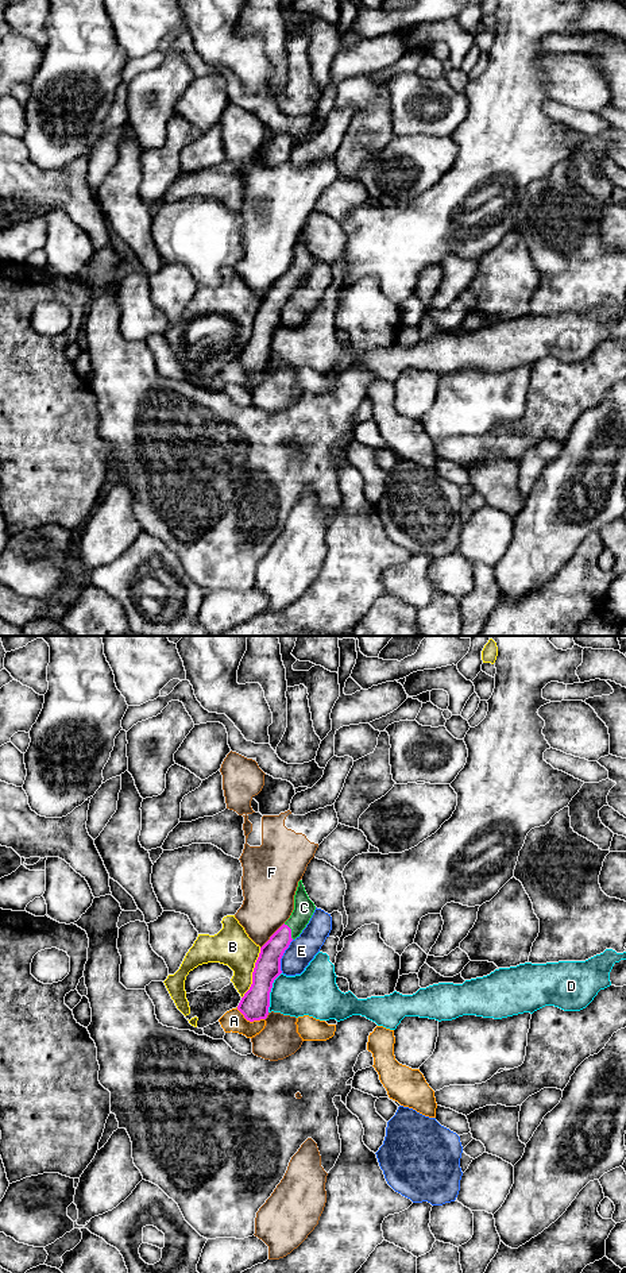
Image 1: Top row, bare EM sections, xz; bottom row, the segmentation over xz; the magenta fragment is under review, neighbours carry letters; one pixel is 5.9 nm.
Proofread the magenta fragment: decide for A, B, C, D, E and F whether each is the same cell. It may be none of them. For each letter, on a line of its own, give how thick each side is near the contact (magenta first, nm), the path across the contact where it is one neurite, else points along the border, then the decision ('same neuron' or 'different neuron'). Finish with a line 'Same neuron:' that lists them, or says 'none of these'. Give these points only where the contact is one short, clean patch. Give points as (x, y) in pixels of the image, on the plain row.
A: calibres 170 and 130 nm; border xz (236, 359), (250, 373), (263, 371); different neuron
B: calibres 170 and 240 nm; different neuron
C: calibres 150 and 120 nm; way xz (267, 317), (270, 305), (290, 282), (304, 259); same neuron
D: calibres 170 and 260 nm; different neuron
E: calibres 160 and 160 nm; different neuron
F: calibres 160 and 300 nm; different neuron
Same neuron: C

